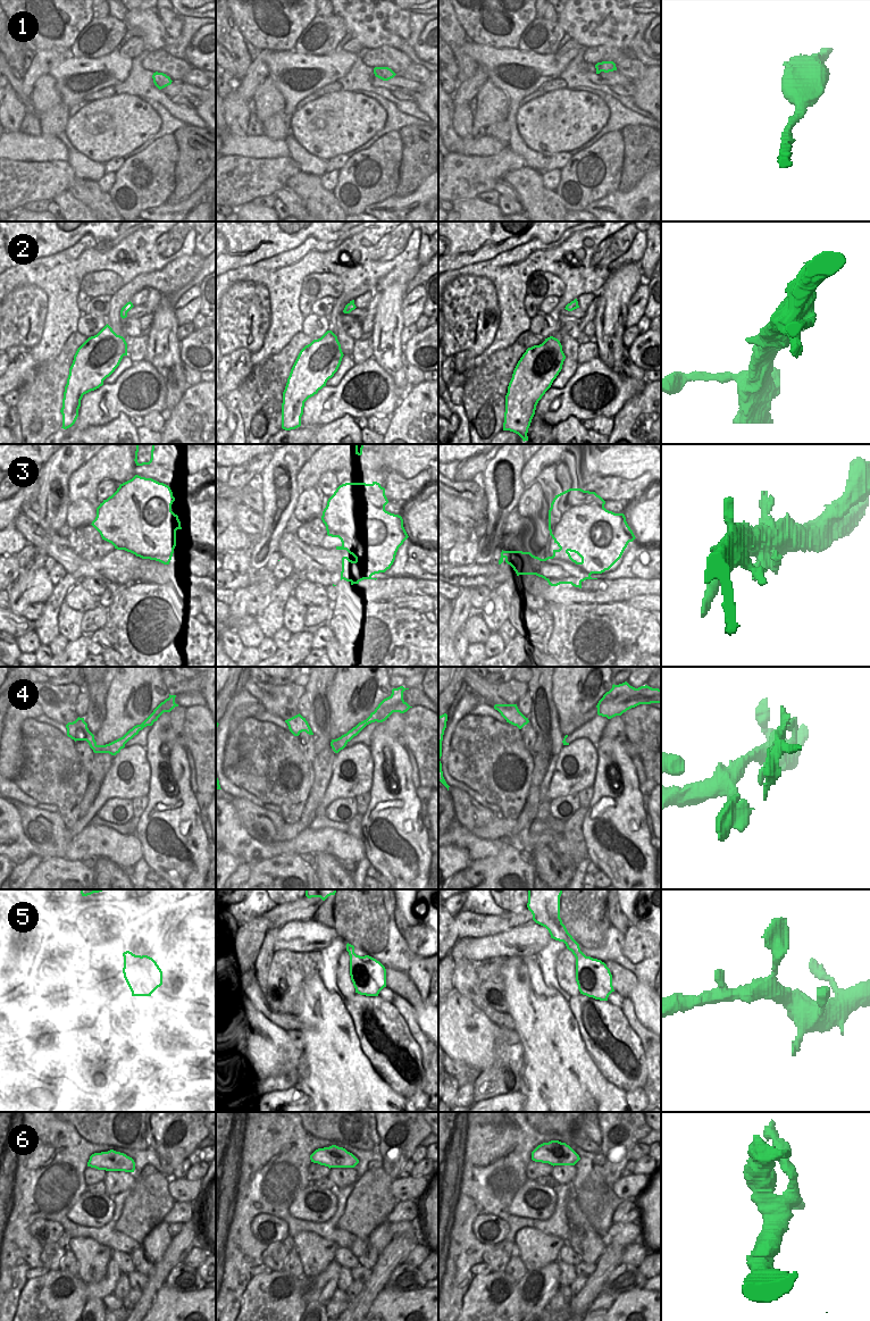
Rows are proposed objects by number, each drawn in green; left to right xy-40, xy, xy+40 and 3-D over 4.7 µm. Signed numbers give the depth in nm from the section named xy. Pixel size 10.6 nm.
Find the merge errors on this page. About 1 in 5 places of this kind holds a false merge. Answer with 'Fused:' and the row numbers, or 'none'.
Fused: 4

